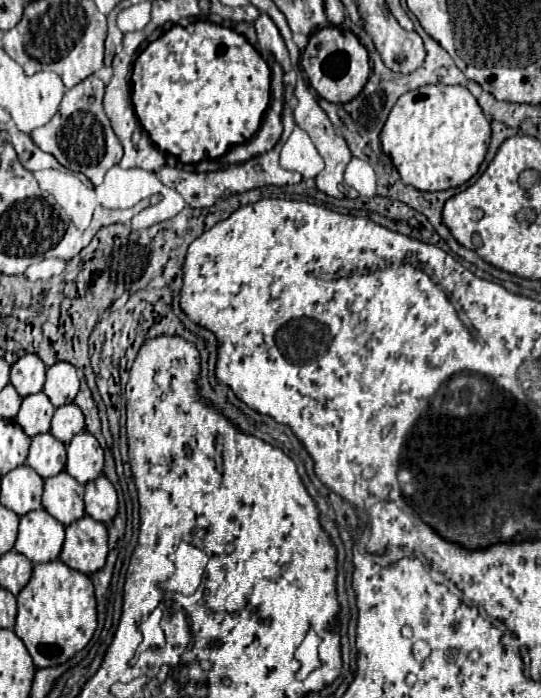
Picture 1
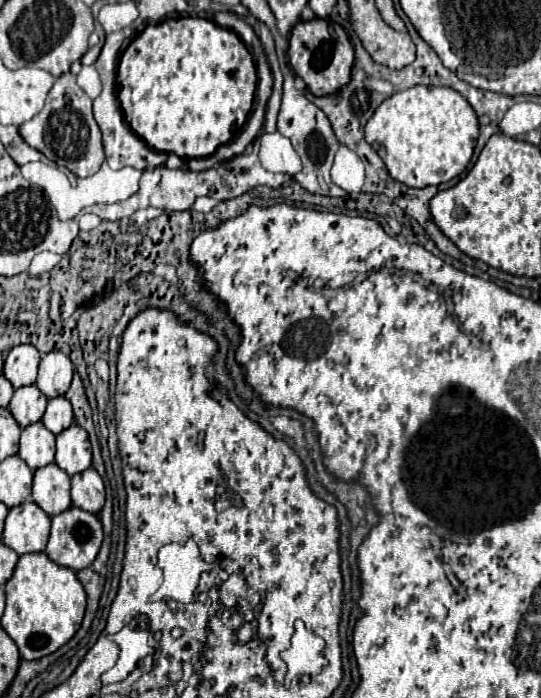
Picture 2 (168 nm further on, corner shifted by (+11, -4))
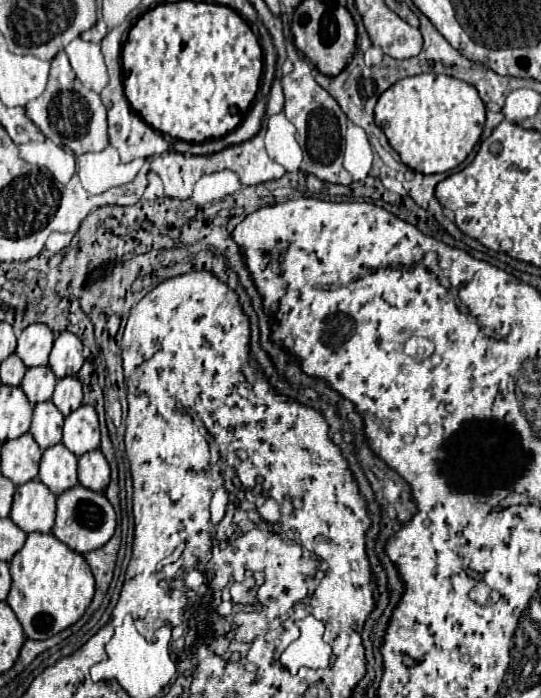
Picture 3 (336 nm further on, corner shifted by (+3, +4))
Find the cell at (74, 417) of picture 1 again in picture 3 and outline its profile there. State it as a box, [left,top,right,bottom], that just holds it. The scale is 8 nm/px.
[52,375,82,415]

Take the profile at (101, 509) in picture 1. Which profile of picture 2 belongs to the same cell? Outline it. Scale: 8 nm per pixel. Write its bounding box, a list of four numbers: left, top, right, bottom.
[72,469,104,513]

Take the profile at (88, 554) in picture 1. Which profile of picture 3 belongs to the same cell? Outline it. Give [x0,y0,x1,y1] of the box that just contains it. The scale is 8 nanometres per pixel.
[52,483,116,553]

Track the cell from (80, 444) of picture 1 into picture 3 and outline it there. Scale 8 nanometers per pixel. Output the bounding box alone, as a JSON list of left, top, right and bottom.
[62,405,100,455]

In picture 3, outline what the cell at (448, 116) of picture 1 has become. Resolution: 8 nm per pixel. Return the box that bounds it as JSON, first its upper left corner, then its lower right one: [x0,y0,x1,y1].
[376,75,486,175]

